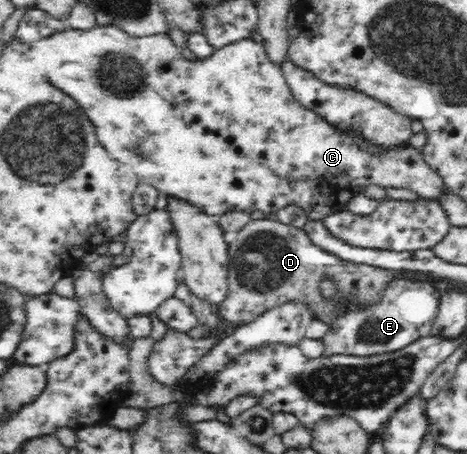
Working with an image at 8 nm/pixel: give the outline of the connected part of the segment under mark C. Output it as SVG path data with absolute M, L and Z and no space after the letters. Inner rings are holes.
M114 24L108 26L94 26L90 30L67 27L66 30L58 30L46 38L34 40L28 46L28 58L36 62L36 66L42 70L42 78L60 92L69 96L83 110L96 130L99 144L106 150L107 155L118 162L127 165L136 174L140 183L148 184L158 190L167 198L183 200L197 208L200 212L209 215L221 215L232 211L260 210L264 214L276 213L286 206L298 206L307 214L308 220L321 220L328 213L346 209L347 200L361 192L364 185L378 184L384 188L405 188L413 190L425 199L440 199L446 194L451 194L450 187L444 183L440 173L426 164L420 150L400 148L386 153L384 156L371 156L362 151L348 135L336 126L326 122L319 114L303 107L292 95L287 87L282 70L278 65L270 63L270 58L263 48L252 38L242 38L232 44L222 46L214 51L212 56L192 61L182 56L182 49L171 40L168 34L152 34L152 36L131 36L124 29Z

